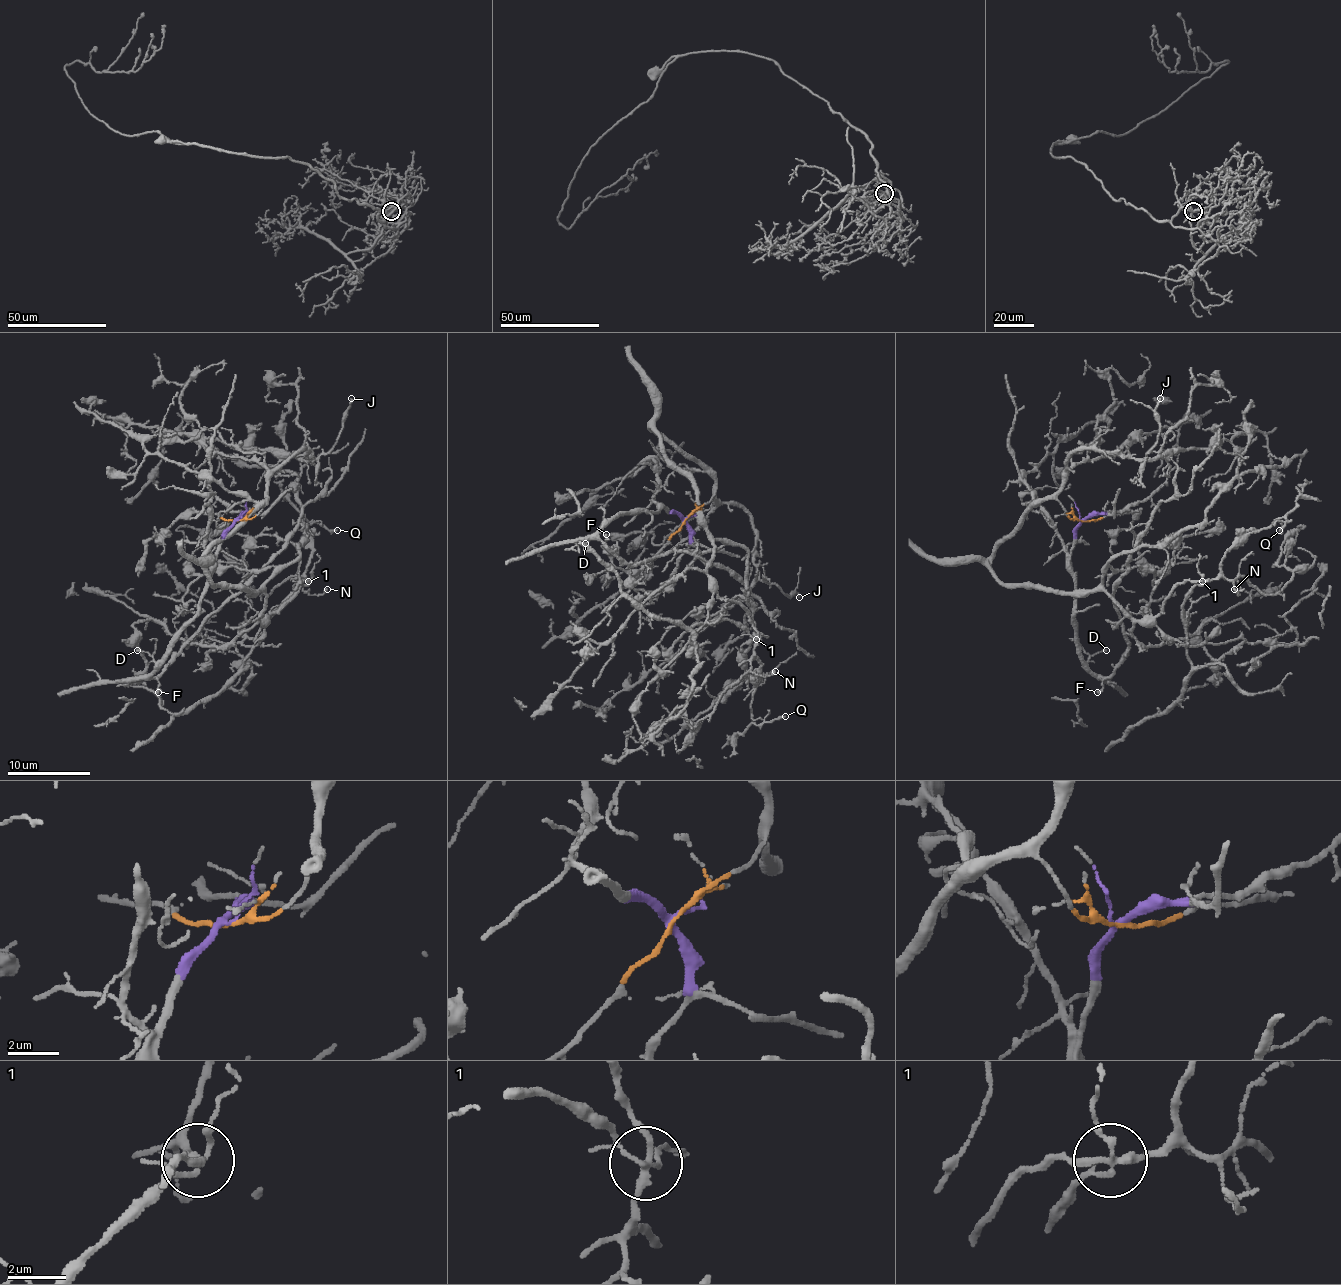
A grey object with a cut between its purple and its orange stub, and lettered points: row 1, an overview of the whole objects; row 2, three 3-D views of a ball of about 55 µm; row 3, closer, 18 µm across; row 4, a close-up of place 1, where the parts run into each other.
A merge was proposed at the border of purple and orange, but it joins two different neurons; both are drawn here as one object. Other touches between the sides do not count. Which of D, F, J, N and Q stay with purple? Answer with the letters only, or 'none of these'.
D, F

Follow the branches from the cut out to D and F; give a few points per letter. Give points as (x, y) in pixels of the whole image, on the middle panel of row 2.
D: (684, 520), (665, 508), (624, 512), (603, 522), (585, 543)
F: (684, 520), (665, 508), (624, 512), (616, 516), (599, 537), (603, 541), (605, 535)

